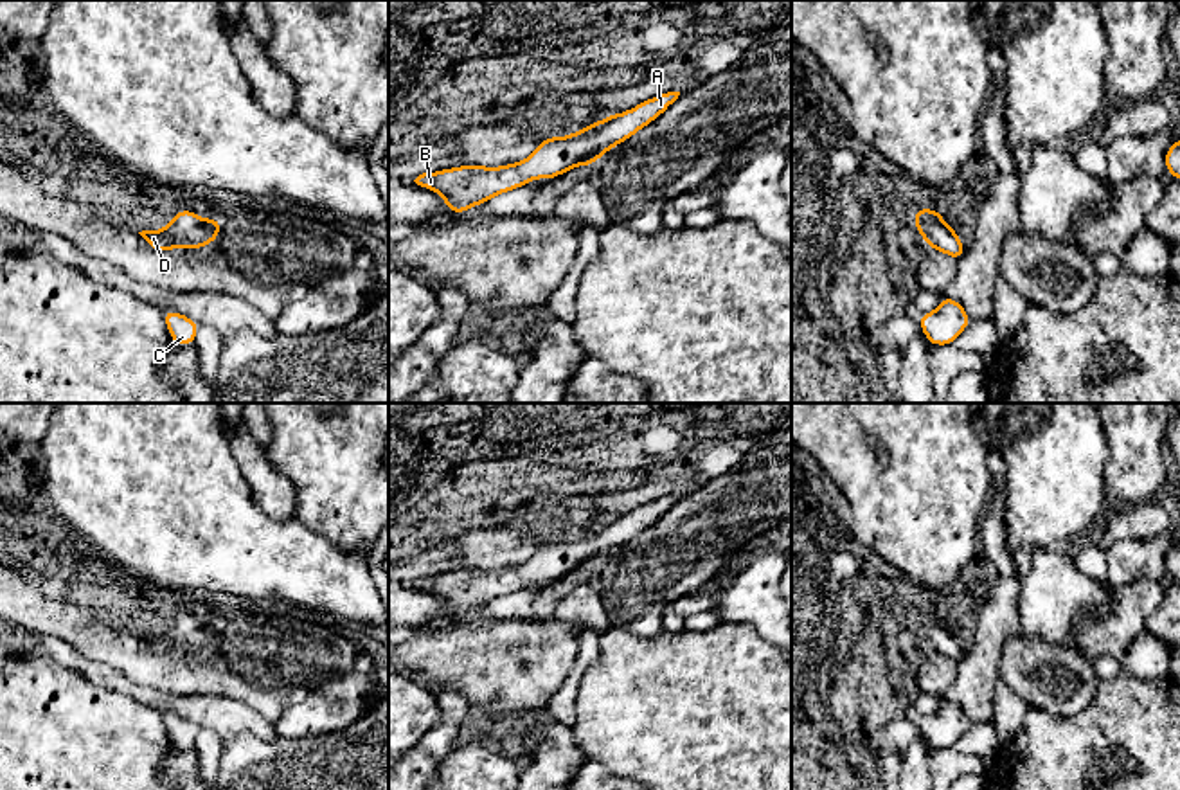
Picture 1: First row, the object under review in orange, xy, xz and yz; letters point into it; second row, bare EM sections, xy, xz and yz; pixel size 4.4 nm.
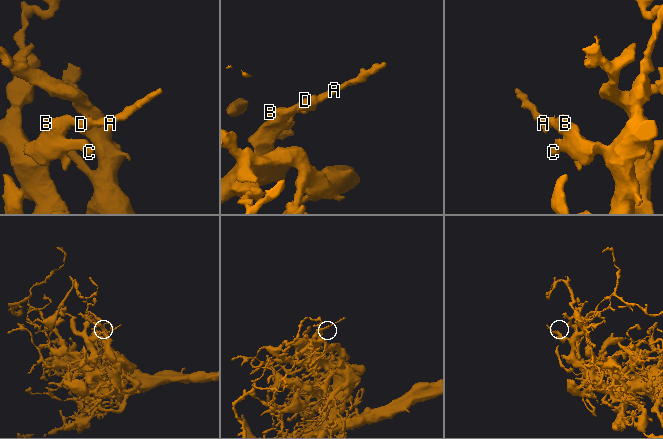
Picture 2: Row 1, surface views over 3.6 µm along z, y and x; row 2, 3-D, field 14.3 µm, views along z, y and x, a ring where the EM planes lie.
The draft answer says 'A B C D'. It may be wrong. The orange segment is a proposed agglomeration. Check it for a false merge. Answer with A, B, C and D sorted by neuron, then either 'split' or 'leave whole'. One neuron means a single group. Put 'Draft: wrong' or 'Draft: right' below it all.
groups A B C D; leave whole
Draft: right

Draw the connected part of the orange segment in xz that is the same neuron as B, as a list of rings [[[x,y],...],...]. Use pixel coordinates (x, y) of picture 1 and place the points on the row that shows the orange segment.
[[[667,92],[646,99],[628,112],[608,115],[576,130],[574,135],[543,139],[536,151],[518,164],[500,167],[468,164],[423,173],[414,182],[439,193],[446,202],[446,211],[462,216],[469,207],[527,185],[531,180],[552,180],[572,167],[595,164],[608,149],[628,140],[660,117],[678,95],[680,92]]]

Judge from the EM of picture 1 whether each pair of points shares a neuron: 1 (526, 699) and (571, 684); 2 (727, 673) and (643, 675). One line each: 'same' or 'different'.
1: different
2: same

